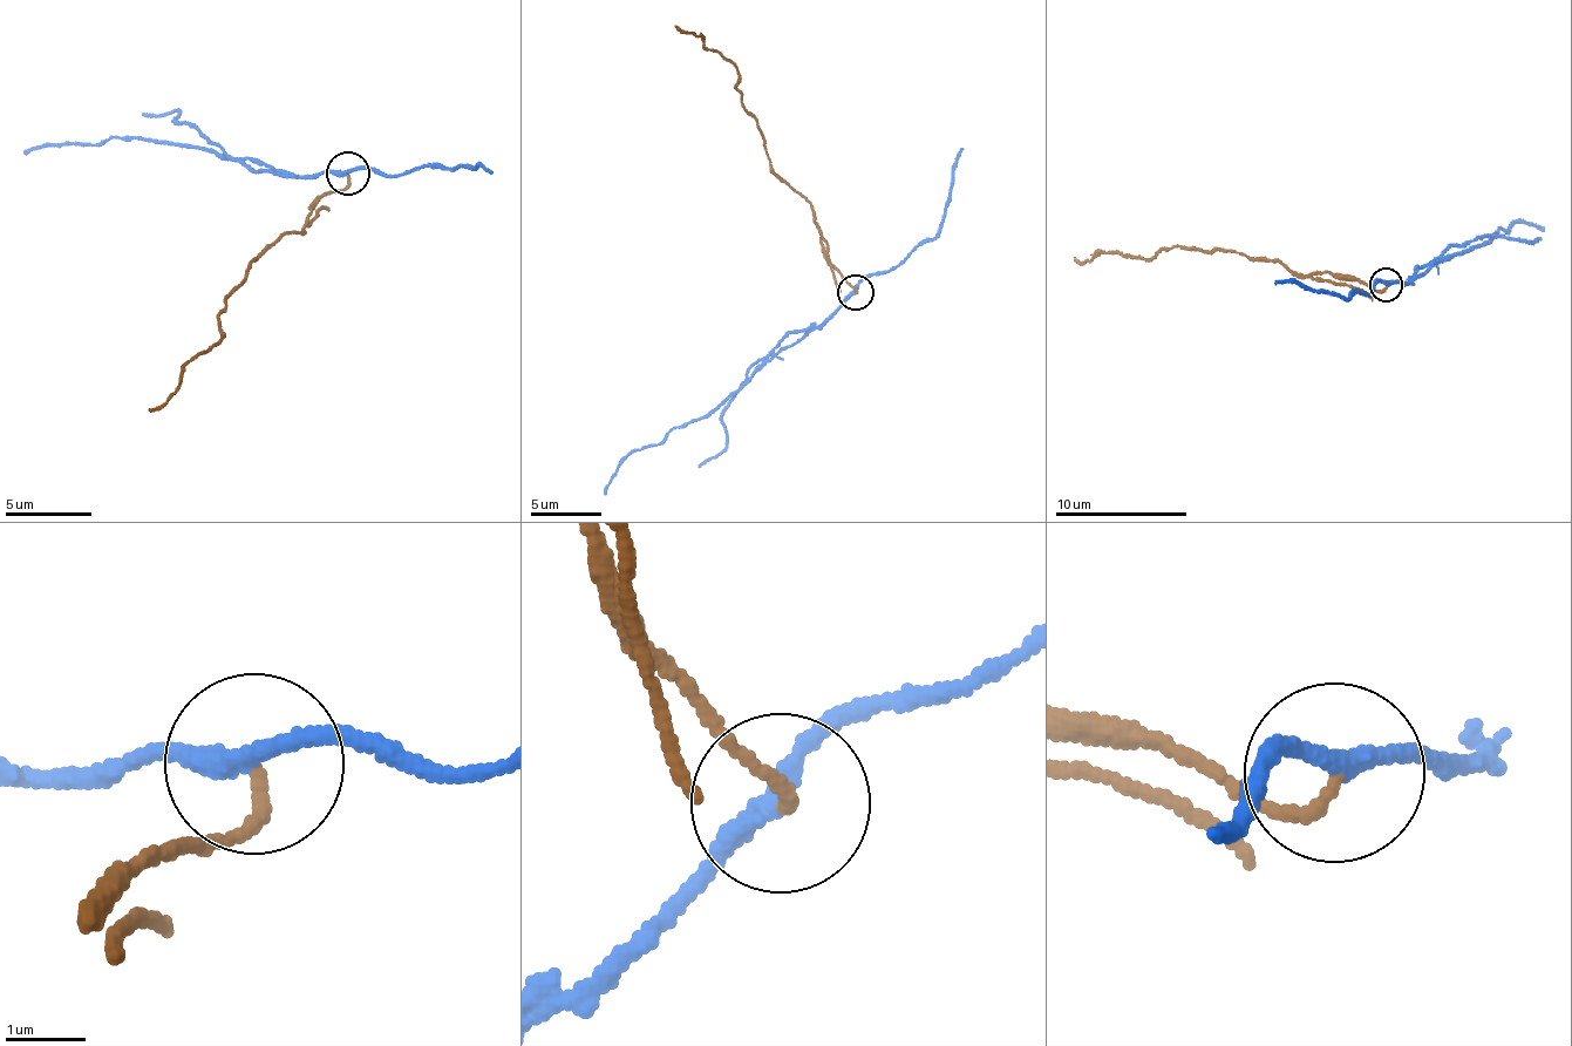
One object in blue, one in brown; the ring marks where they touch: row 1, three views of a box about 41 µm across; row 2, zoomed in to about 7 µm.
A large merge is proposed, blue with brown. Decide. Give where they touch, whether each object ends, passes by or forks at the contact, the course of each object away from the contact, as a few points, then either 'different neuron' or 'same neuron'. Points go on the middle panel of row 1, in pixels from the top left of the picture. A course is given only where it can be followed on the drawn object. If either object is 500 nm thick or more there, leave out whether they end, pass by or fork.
place (855, 292); blue passes by; brown ends; course blue (853, 291), (819, 325), (773, 353), (706, 414), (671, 430), (660, 445), (635, 448), (605, 494); course brown (853, 291), (827, 256), (816, 214), (773, 170), (764, 136), (740, 94), (737, 69), (702, 36), (675, 28); different neuron

